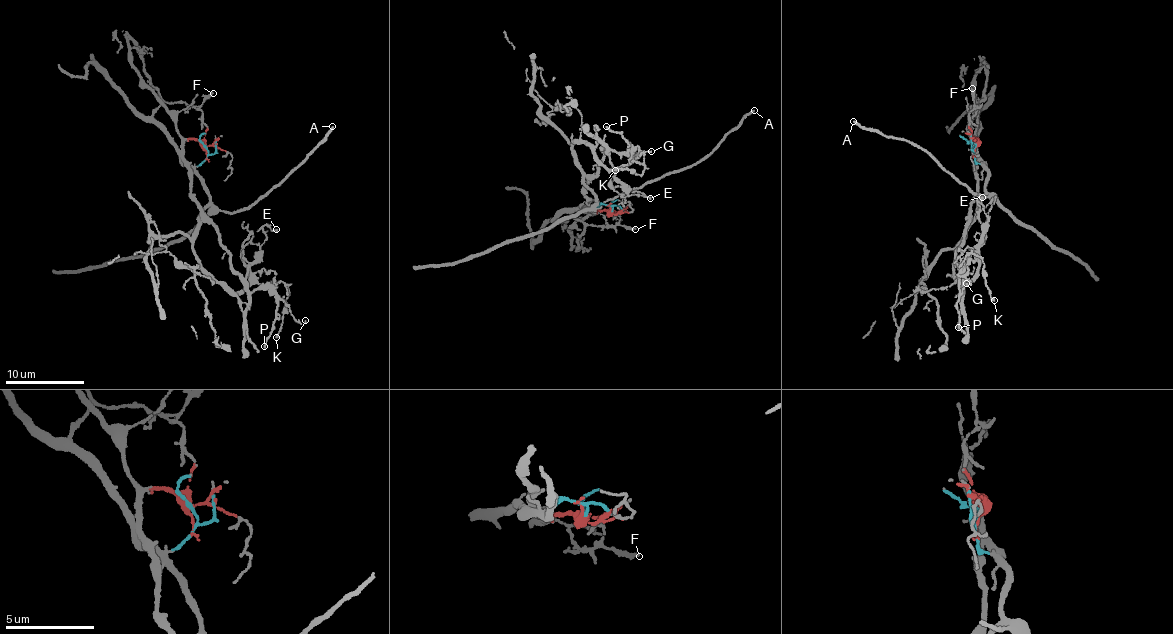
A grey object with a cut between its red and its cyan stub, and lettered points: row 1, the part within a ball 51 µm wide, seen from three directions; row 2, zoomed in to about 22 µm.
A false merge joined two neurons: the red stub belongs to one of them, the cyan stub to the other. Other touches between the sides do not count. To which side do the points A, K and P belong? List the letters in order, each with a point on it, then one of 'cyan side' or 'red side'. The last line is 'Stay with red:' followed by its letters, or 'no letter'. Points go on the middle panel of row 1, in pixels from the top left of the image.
A: (754, 110) | cyan side
K: (615, 170) | cyan side
P: (606, 126) | cyan side
Stay with red: no letter

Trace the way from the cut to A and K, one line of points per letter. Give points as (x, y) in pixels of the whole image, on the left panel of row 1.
A: (206, 149), (208, 156), (194, 172), (209, 200), (233, 212), (252, 207), (295, 170), (333, 126)
K: (206, 149), (194, 169), (209, 205), (192, 244), (198, 264), (234, 294), (251, 284), (287, 285), (276, 338)

